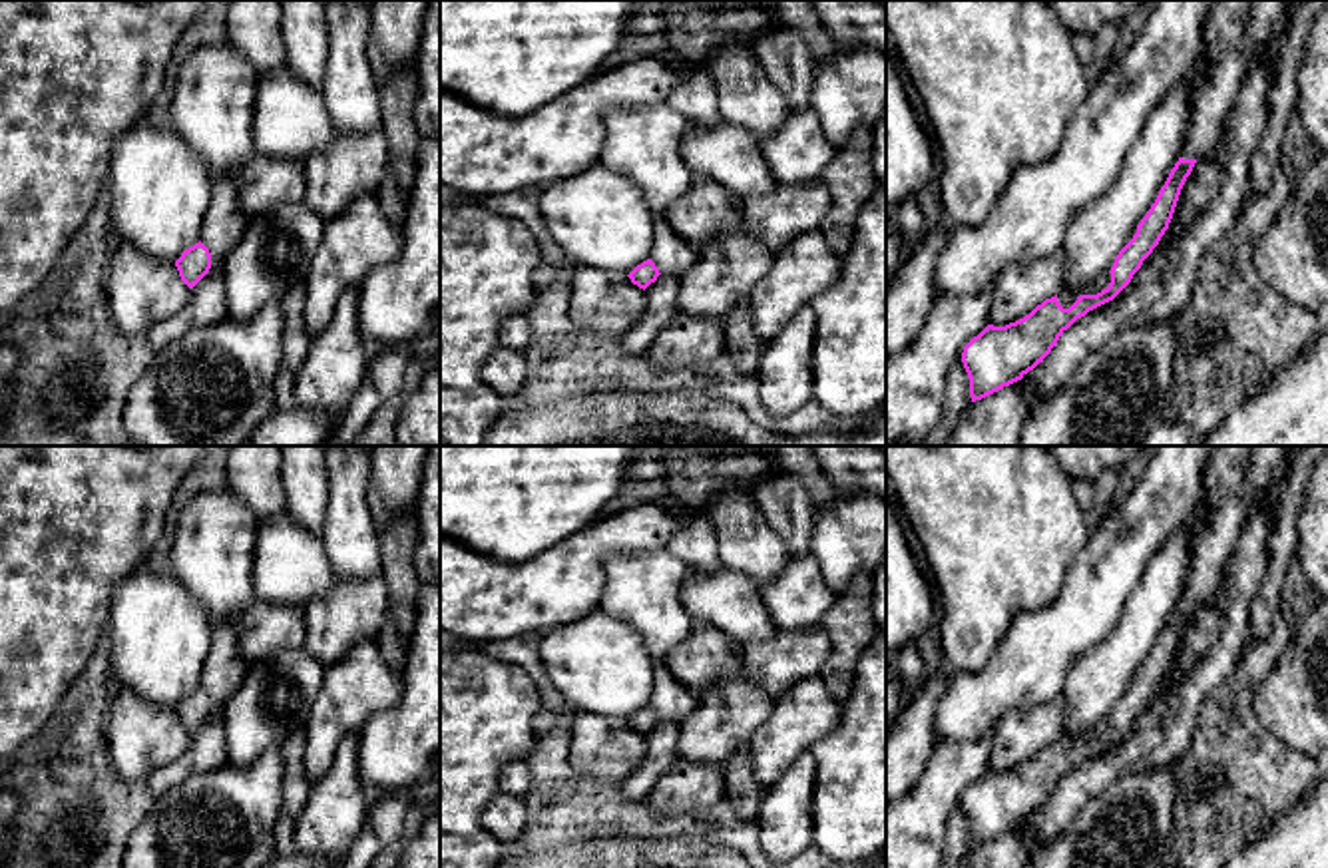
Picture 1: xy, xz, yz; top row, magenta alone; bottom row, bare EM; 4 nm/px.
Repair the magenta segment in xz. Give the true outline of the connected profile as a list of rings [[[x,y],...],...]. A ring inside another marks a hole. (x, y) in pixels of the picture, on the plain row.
[[[665,667],[653,673],[651,703],[627,723],[639,735],[647,735],[659,721],[683,723],[699,707],[699,695],[679,683]]]

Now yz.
[[[1217,446],[1203,476],[1197,504],[1191,569],[1179,607],[1155,649],[1119,697],[1113,713],[1075,737],[1059,737],[1023,764],[1005,772],[988,770],[962,798],[972,848],[1021,826],[1057,790],[1059,782],[1089,757],[1113,747],[1141,715],[1169,675],[1181,635],[1199,603],[1211,599],[1222,579],[1242,528],[1250,516],[1244,498],[1246,472],[1254,446]]]

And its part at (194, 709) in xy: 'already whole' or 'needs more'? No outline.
needs more

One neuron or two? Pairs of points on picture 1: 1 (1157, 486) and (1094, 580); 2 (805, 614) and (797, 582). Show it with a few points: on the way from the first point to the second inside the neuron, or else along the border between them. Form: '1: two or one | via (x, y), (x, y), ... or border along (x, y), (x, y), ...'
1: one | via (1153, 510), (1115, 556)
2: one | via (801, 606), (797, 590)

